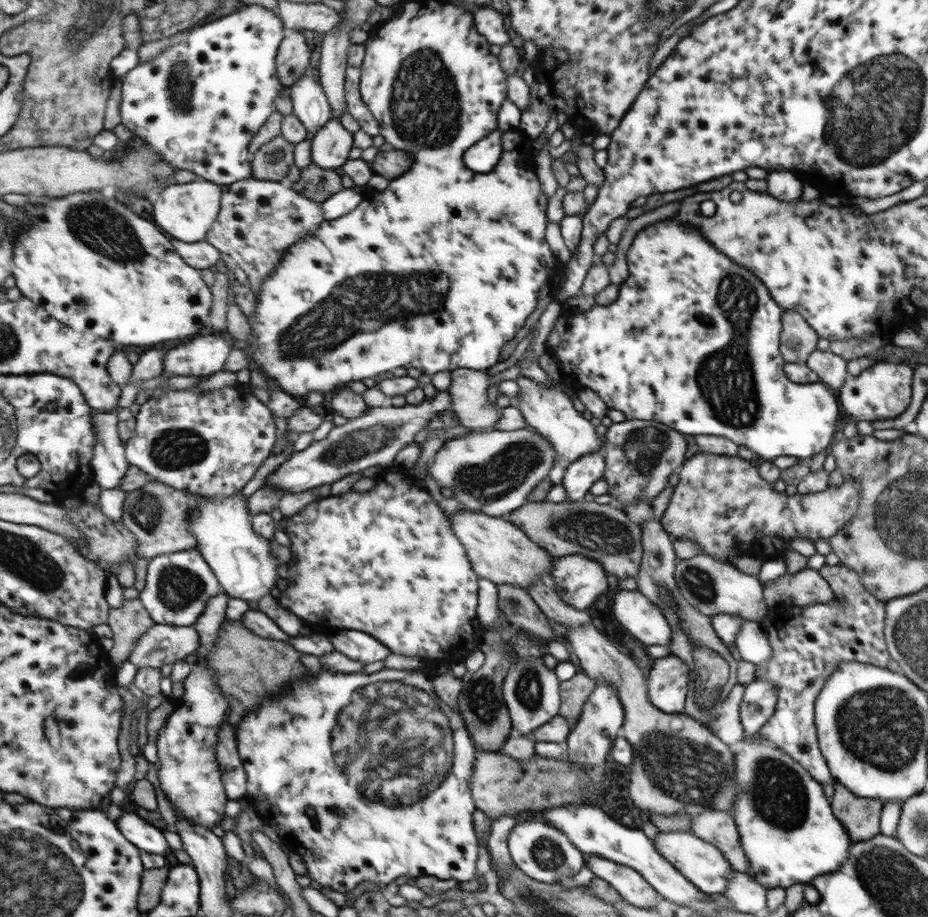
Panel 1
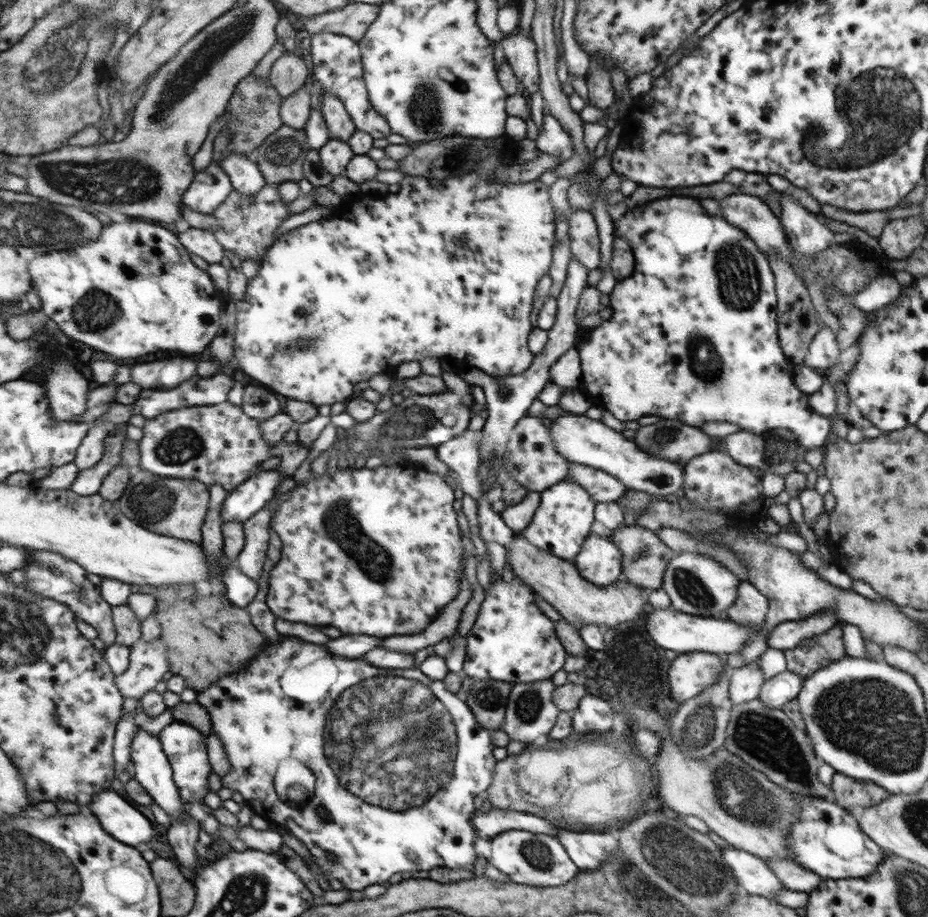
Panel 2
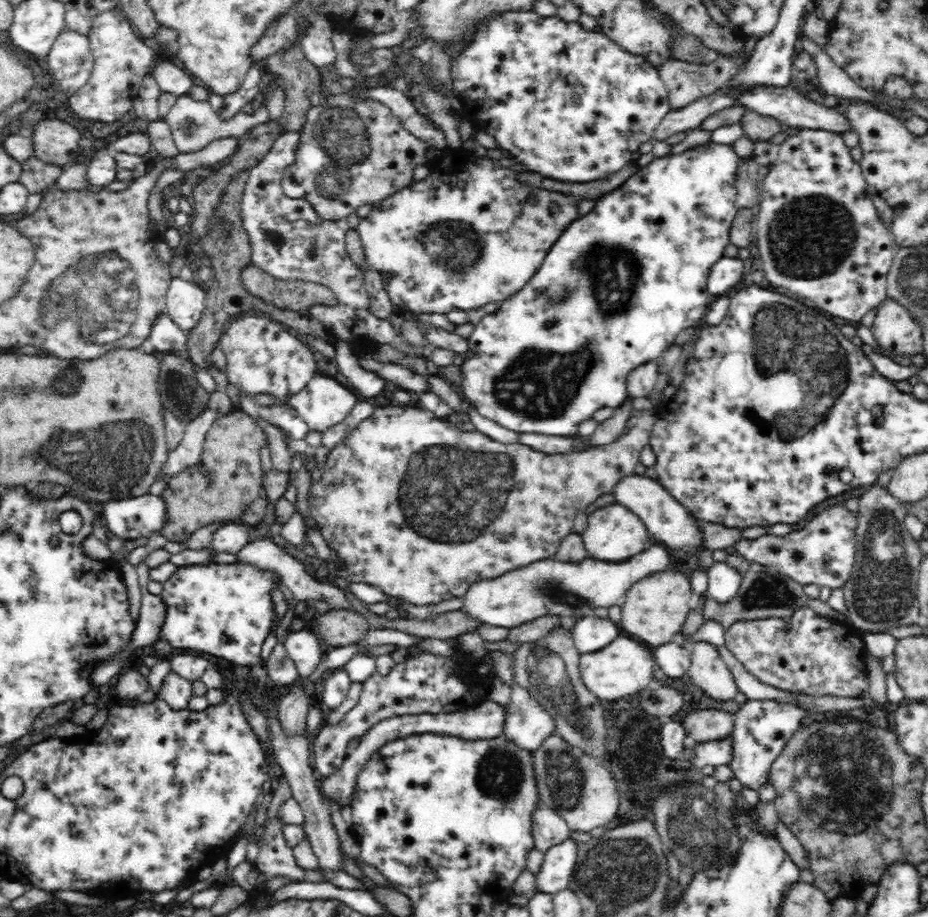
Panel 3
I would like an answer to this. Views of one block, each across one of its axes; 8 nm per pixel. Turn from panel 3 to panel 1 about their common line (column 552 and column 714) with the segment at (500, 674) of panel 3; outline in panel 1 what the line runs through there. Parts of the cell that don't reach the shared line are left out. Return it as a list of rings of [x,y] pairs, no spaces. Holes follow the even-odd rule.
[[[736,683],[728,696],[720,702],[717,717],[709,724],[710,730],[715,733],[724,744],[735,747],[746,736],[740,720],[740,703],[745,693],[745,686]]]

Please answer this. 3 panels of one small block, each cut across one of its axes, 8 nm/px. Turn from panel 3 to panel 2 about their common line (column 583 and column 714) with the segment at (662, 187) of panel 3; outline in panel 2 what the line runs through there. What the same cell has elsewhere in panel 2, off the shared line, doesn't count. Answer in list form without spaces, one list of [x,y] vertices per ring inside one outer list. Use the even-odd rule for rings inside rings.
[[[664,198],[654,200],[638,206],[632,212],[625,212],[618,220],[612,222],[614,236],[622,237],[628,241],[634,253],[635,270],[621,282],[614,285],[609,294],[610,305],[613,313],[610,319],[603,320],[598,327],[592,328],[590,337],[582,341],[582,345],[576,348],[581,359],[580,387],[588,390],[588,394],[596,396],[596,403],[611,411],[612,415],[620,422],[638,420],[641,416],[660,416],[665,419],[682,420],[688,426],[702,426],[706,422],[730,422],[737,424],[746,432],[764,436],[771,440],[771,435],[782,432],[789,436],[794,434],[794,440],[803,448],[803,452],[825,446],[832,424],[828,416],[818,414],[812,410],[808,403],[808,393],[792,384],[792,376],[795,376],[794,366],[786,362],[786,355],[780,348],[778,334],[776,334],[776,294],[774,294],[774,274],[770,270],[768,260],[764,258],[764,252],[756,245],[743,229],[736,228],[730,221],[716,216],[708,216],[700,202],[692,198]]]

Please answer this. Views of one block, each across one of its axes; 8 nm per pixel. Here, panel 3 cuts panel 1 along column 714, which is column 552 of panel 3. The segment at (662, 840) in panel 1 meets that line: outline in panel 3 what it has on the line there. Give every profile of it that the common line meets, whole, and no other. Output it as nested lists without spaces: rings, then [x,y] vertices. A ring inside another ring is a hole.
[[[570,838],[544,852],[542,868],[534,876],[539,892],[553,895],[569,888],[570,876],[575,871],[576,844],[577,842]]]

